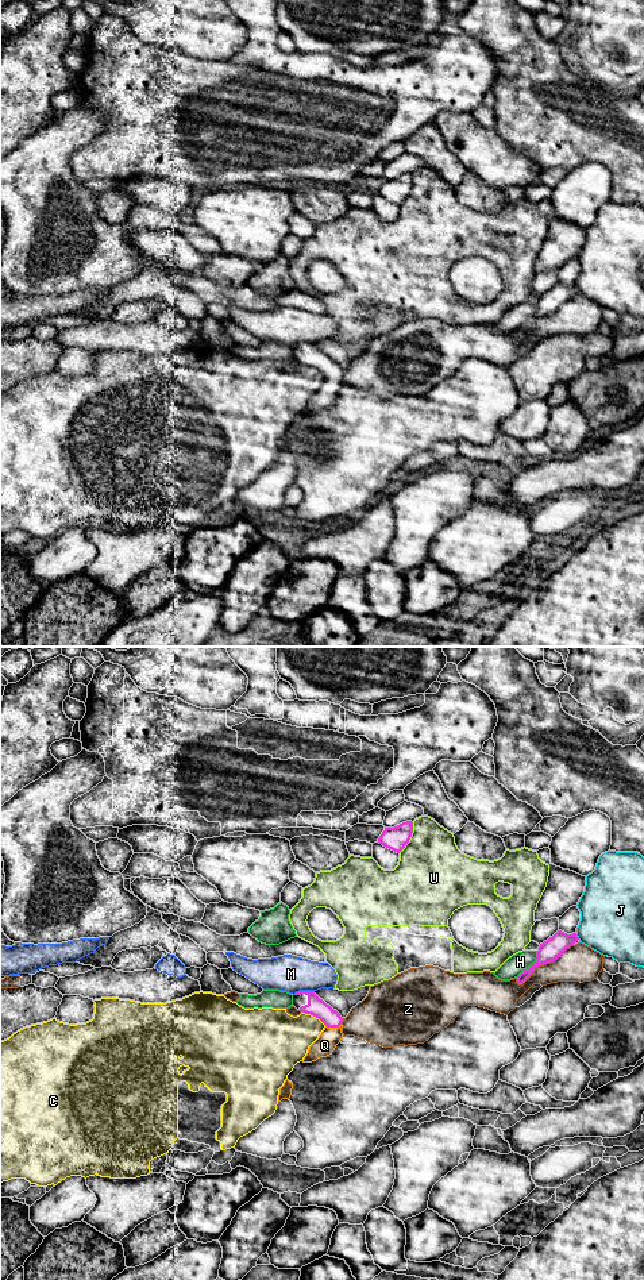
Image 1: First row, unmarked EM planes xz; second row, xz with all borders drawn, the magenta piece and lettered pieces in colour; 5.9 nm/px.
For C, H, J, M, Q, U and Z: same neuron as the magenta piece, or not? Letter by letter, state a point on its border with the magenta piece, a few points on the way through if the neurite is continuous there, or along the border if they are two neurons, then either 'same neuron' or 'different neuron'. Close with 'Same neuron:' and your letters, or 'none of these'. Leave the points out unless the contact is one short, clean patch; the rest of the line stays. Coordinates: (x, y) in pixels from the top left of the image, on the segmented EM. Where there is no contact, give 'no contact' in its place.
C: xz (313, 1016) | along xz (301, 1011), (317, 1017), (326, 1025) | different neuron
H: xz (531, 966) | different neuron
J: xz (577, 936) | different neuron
M: xz (303, 991) | along xz (313, 990), (299, 990), (293, 994) | different neuron
Q: xz (332, 1026) | across xz (317, 1007), (332, 1026), (332, 1034), (324, 1045) | same neuron
U: xz (411, 836) | different neuron
Z: xz (543, 964) | different neuron
Same neuron: Q

